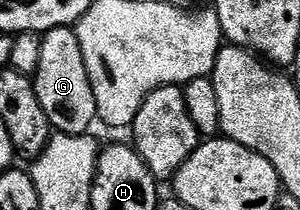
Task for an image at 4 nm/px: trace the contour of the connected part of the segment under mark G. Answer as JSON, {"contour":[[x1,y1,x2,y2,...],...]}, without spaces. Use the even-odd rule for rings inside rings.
{"contour":[[58,26,42,34,40,64,33,83,41,107,57,133,82,135,92,130,91,126,95,125,98,117,95,93,92,92,78,34,73,27]]}

